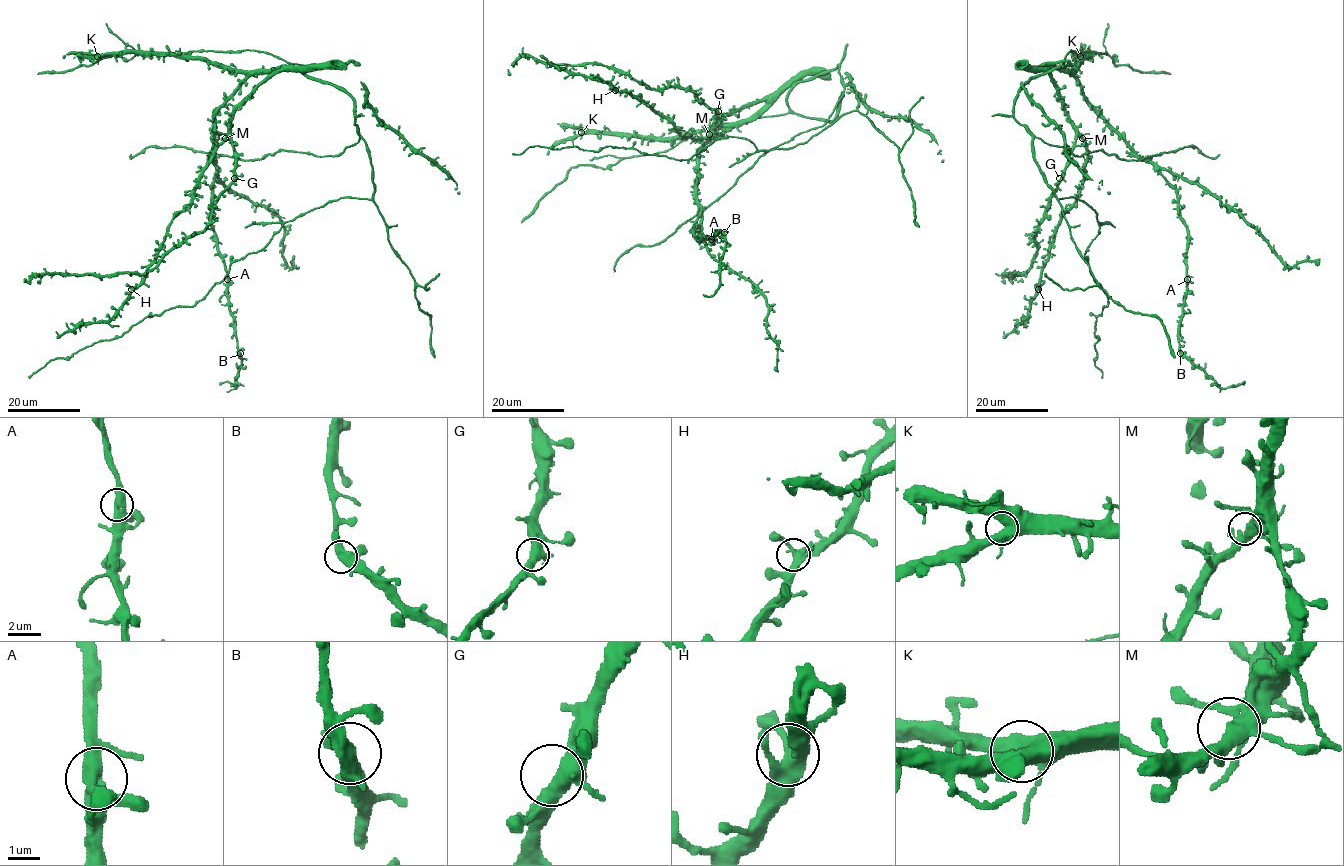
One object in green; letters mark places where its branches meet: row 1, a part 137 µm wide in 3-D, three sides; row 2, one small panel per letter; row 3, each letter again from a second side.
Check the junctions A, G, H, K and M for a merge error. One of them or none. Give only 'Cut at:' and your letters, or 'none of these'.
Cut at: none of these

